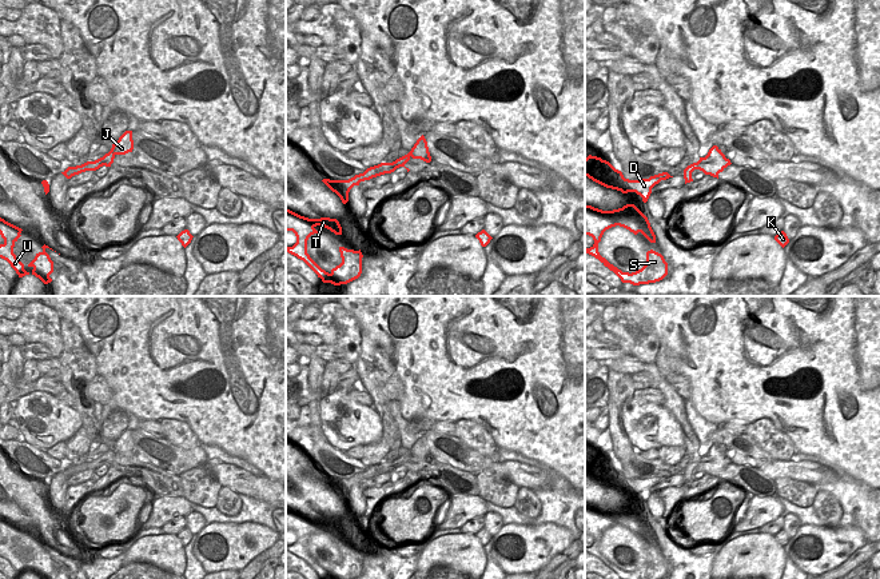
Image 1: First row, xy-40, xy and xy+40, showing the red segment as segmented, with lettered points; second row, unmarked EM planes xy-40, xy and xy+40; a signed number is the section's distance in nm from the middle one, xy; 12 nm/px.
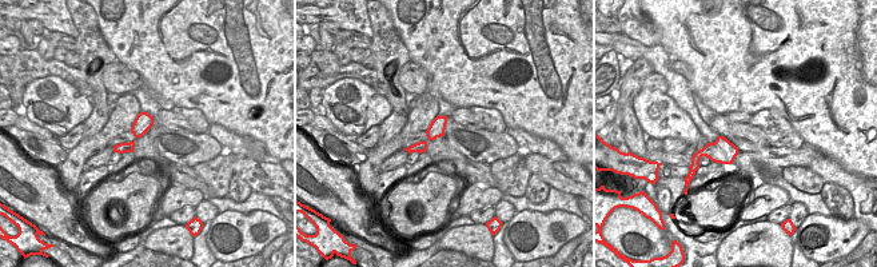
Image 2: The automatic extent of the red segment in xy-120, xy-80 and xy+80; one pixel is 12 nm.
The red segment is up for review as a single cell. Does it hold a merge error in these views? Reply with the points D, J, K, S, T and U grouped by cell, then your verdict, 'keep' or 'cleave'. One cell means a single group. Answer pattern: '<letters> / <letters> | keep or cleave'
D K S T U / J | cleave

